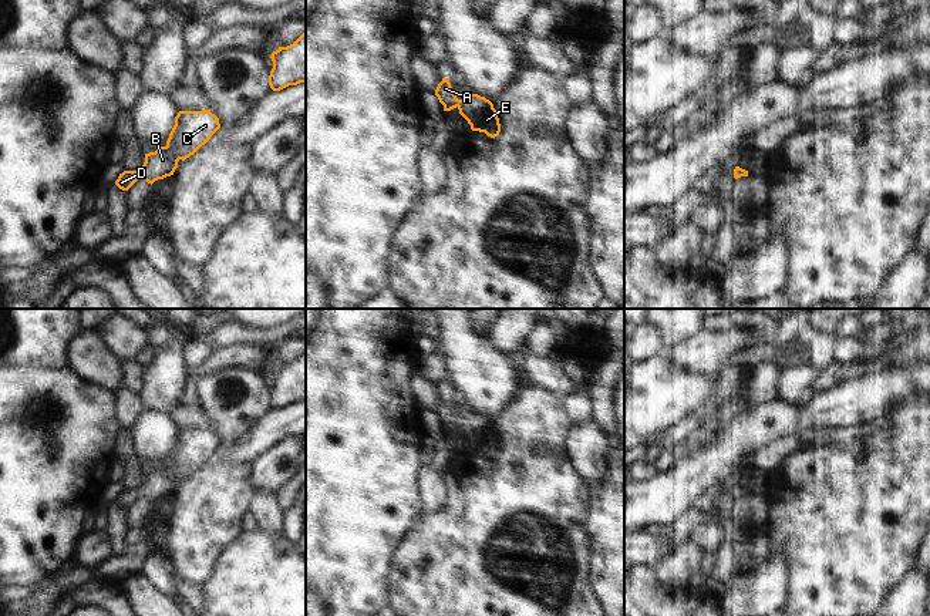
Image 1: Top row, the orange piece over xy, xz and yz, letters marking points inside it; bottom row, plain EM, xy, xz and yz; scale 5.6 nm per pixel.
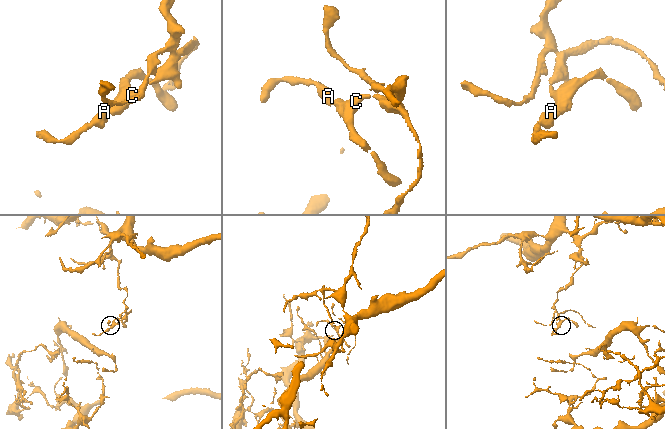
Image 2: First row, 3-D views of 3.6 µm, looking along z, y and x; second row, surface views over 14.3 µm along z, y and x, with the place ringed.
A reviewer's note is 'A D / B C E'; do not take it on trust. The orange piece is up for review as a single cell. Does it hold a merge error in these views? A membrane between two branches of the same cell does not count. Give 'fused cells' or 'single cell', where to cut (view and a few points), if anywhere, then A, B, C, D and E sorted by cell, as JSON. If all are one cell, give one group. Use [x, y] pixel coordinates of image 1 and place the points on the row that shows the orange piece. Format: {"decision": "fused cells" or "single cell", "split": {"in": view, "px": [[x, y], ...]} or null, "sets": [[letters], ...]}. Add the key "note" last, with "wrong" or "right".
{"decision": "single cell", "split": null, "sets": [["A", "B", "C", "D", "E"]], "note": "wrong"}

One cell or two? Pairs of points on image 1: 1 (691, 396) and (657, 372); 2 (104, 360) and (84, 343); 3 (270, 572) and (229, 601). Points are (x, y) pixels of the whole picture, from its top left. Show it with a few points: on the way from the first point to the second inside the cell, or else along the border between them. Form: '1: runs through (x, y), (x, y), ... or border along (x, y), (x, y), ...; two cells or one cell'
1: runs through (683, 391), (677, 391), (666, 380); one cell
2: runs through (100, 359), (88, 347); one cell
3: runs through (260, 582), (239, 601); one cell

